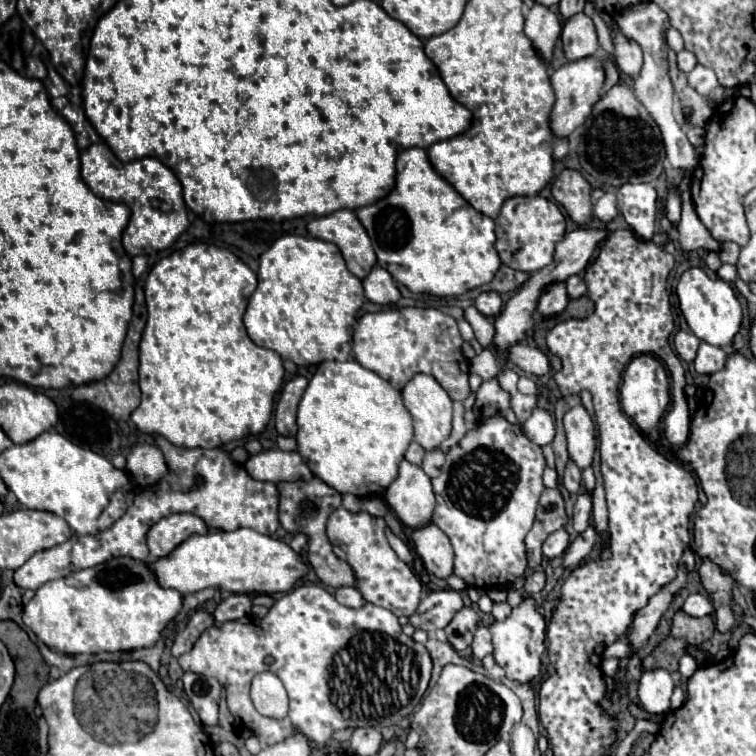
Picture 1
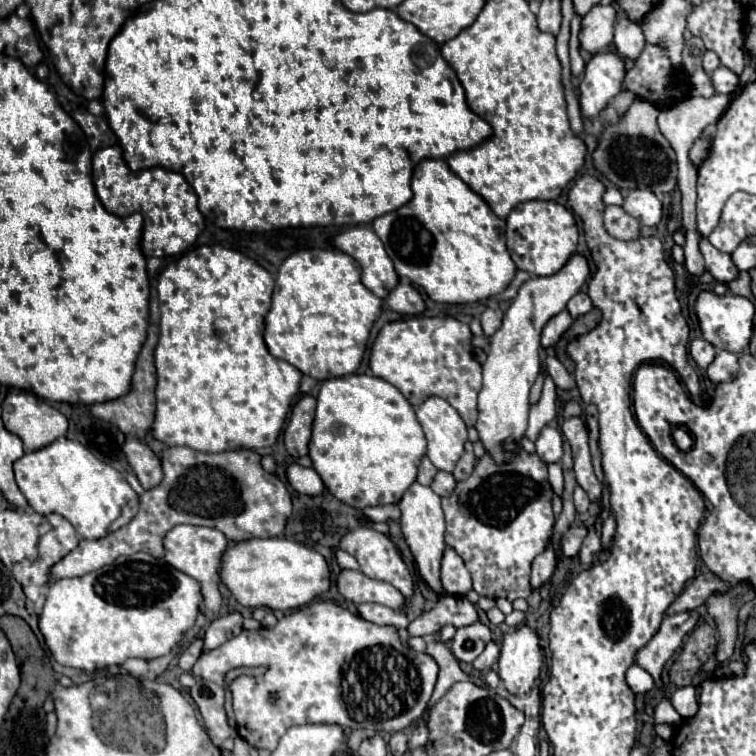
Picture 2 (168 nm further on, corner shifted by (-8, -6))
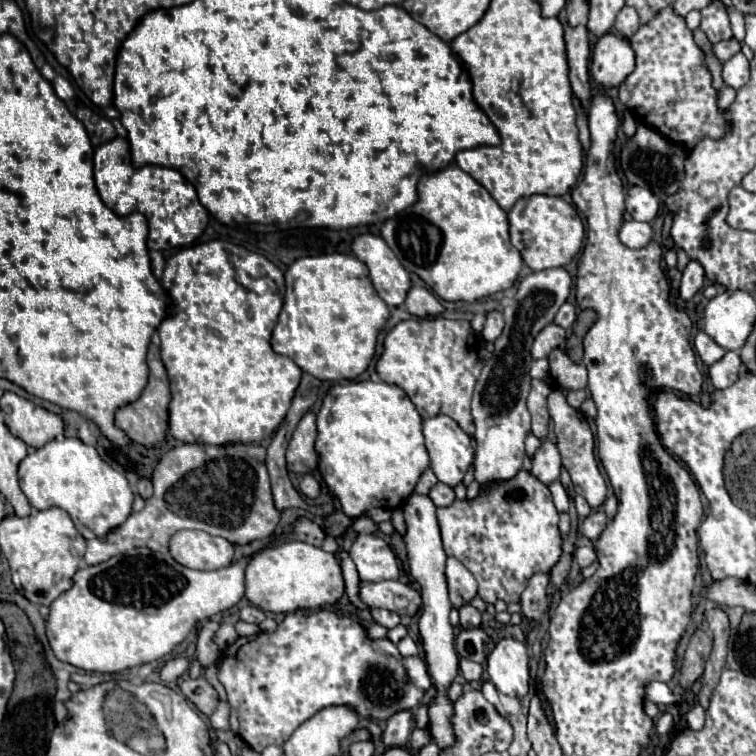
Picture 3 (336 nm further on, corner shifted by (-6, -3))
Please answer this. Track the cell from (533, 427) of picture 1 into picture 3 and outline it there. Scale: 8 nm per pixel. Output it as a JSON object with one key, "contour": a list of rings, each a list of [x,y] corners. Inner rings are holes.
{"contour":[[[543,440],[541,448],[537,450],[537,454],[533,458],[533,476],[549,486],[551,482],[559,480],[559,472],[561,472],[559,450],[553,442]]]}

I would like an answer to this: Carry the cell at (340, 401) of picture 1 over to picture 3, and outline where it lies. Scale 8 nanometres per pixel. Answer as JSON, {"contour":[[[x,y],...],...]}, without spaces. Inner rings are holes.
{"contour":[[[345,380],[331,386],[317,414],[317,430],[319,472],[349,518],[359,518],[377,506],[399,508],[413,494],[419,476],[429,468],[421,416],[399,386],[371,380]]]}

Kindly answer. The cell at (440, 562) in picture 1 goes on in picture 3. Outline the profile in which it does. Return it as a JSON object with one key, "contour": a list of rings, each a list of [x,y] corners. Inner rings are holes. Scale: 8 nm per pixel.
{"contour":[[[447,558],[445,576],[447,576],[453,608],[461,608],[477,596],[477,582],[475,582],[473,574],[459,560]]]}

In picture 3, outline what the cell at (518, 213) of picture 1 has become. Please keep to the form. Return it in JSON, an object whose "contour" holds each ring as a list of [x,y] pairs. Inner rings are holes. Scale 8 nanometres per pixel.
{"contour":[[[535,194],[519,198],[509,212],[511,244],[521,252],[531,270],[547,270],[567,266],[583,246],[585,228],[577,210],[559,196]]]}

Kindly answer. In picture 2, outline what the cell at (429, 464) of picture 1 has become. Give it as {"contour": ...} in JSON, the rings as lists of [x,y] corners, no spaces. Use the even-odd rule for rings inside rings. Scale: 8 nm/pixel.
{"contour":[[[437,471],[437,475],[435,475],[435,479],[433,479],[433,483],[431,483],[431,489],[437,493],[437,495],[449,495],[449,493],[453,493],[453,485],[455,485],[457,481],[455,481],[455,477],[453,477],[453,473],[447,473],[447,471]]]}

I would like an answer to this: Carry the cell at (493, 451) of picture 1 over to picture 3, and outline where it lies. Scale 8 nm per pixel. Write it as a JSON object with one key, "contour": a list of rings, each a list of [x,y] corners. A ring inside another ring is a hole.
{"contour":[[[521,470],[513,480],[493,482],[487,490],[481,490],[479,496],[471,502],[455,500],[447,508],[437,508],[437,522],[441,528],[445,554],[457,558],[475,576],[479,584],[479,596],[485,602],[519,602],[519,596],[525,590],[529,578],[537,572],[549,574],[561,556],[563,538],[559,532],[559,512],[553,506],[551,492],[525,470]]]}

